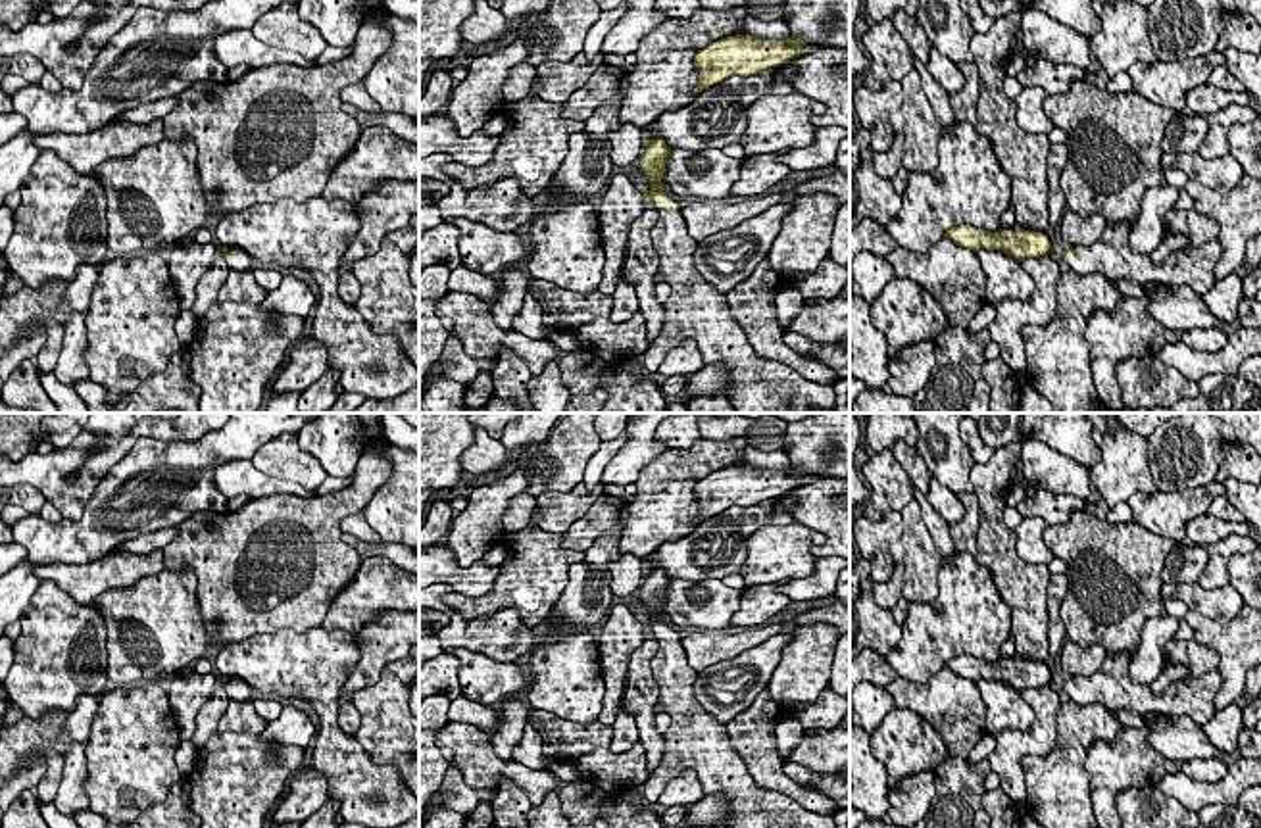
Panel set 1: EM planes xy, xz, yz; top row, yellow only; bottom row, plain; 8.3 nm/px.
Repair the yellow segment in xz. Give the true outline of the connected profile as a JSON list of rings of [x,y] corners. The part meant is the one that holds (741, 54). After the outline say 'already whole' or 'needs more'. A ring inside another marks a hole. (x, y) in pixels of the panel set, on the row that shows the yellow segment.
[[[732,35],[698,50],[694,58],[700,83],[694,92],[702,92],[730,75],[757,75],[763,69],[779,67],[794,58],[805,56],[807,42],[790,37],[788,40],[761,40],[750,35]]]; already whole

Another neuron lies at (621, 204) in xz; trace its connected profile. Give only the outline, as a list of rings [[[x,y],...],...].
[[[627,173],[613,175],[609,188],[598,200],[598,221],[606,265],[598,290],[613,294],[617,277],[623,271],[630,225],[642,215],[646,198]]]

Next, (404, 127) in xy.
[[[342,104],[342,111],[350,113],[358,123],[379,123],[388,127],[398,138],[419,144],[419,123],[404,113],[363,111],[352,104]]]

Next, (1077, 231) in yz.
[[[1067,207],[1061,215],[1061,238],[1073,248],[1092,246],[1101,238],[1105,225],[1107,221],[1101,213],[1084,219]]]

